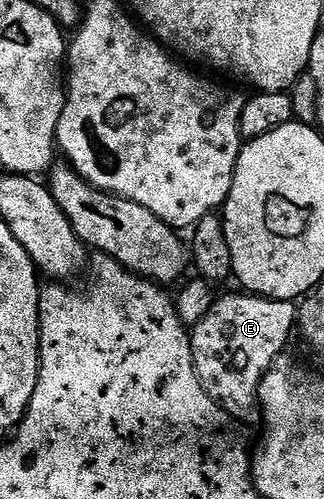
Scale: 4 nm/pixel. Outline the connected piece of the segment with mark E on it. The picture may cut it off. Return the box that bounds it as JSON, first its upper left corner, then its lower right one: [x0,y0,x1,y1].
[191,293,299,424]

